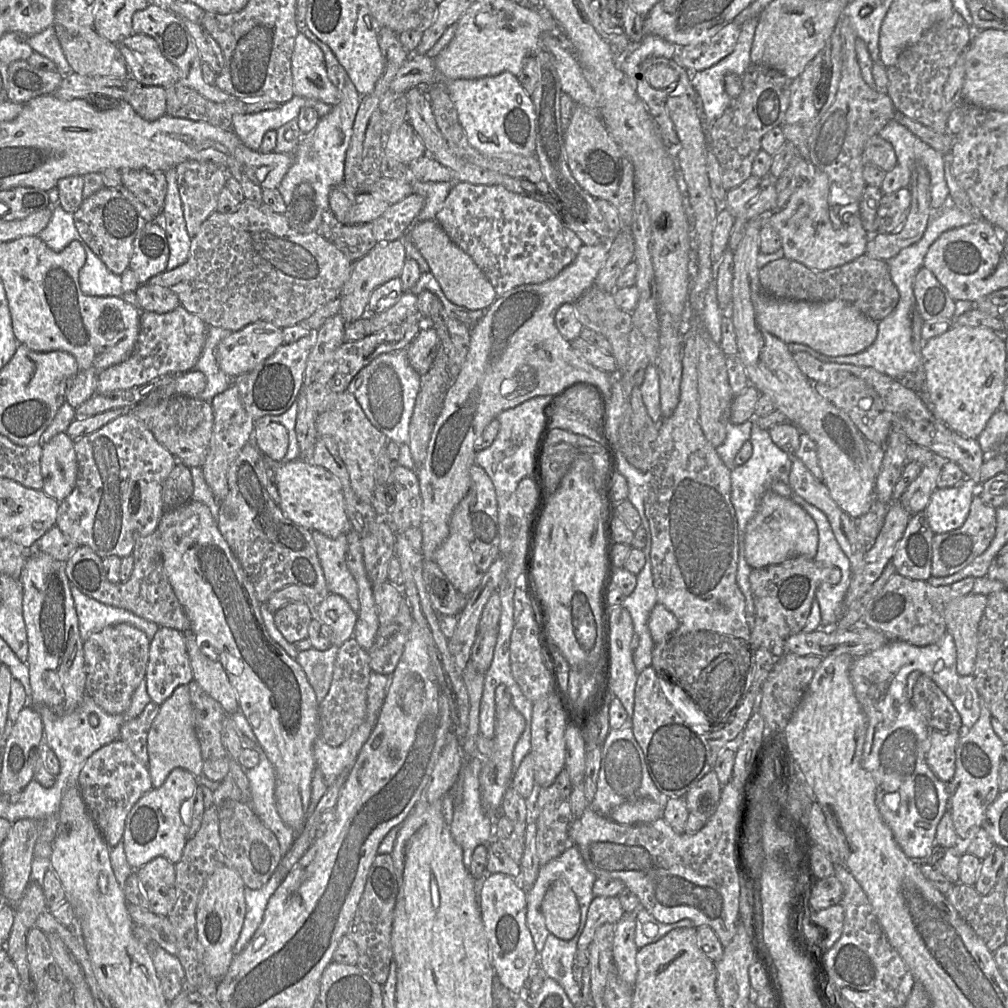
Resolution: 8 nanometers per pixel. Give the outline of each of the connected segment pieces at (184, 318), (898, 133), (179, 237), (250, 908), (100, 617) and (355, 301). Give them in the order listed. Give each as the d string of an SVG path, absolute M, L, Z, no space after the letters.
M181 304L164 314L141 312L139 334L132 353L123 362L98 373L95 393L107 394L115 390L125 390L154 378L176 376L192 370L203 350L207 328L205 322Z
M894 118L879 132L895 150L897 162L911 171L916 165L923 165L931 180L931 208L942 209L950 200L945 179L944 155L917 137Z
M176 168L165 171L167 192L160 221L166 232L169 246L169 260L166 270L172 270L184 264L189 256L191 238L186 228L182 202L179 195Z
M275 870L267 883L260 889L245 887L246 914L240 935L234 946L234 955L240 953L246 947L260 926L270 897L285 877L286 875L282 875L281 872Z
M73 584L70 585L70 590L83 643L91 634L121 623L141 630L150 641L159 629L156 623L141 618L128 610L101 603L87 596Z
M397 239L378 244L368 254L353 262L351 273L340 293L341 315L346 324L353 323L367 313L367 305L375 288L388 280L400 277L406 260L404 239Z

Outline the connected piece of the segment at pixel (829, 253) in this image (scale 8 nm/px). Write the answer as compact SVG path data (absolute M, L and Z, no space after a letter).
M815 169L812 185L798 186L782 209L775 210L762 219L763 226L772 226L780 235L784 257L813 270L835 268L866 253L868 234L862 225L860 210L857 210L857 214L839 210L843 225L836 228L832 222L832 209L829 204L830 188L828 176Z

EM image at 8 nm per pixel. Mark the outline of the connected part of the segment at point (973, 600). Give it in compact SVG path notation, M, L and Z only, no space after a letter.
M972 592L949 601L944 610L947 632L954 638L957 649L957 673L960 676L973 675L978 650L978 626L987 606L987 597Z

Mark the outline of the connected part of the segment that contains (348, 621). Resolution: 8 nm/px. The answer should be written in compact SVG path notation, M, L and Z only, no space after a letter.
M329 593L327 597L320 603L316 609L317 618L319 618L322 625L323 634L328 637L332 645L341 646L346 640L354 635L355 624L357 622L357 613L350 607L349 603L340 595Z

